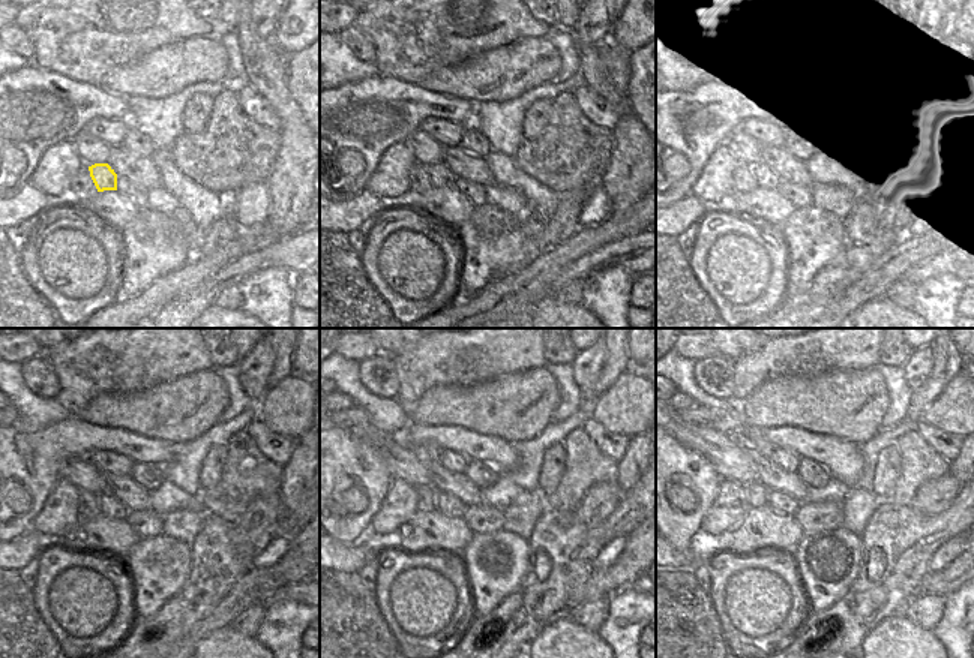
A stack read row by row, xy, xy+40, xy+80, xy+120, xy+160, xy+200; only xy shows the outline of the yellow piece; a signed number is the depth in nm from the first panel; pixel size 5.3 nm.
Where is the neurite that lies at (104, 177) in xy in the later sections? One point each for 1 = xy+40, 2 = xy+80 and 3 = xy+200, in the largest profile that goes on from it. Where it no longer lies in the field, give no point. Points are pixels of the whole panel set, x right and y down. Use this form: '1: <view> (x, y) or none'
1: xy+40 (441, 177)
2: xy+80 (776, 179)
3: xy+200 (778, 501)

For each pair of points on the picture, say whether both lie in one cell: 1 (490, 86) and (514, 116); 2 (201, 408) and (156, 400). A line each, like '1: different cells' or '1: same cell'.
1: different cells
2: same cell

